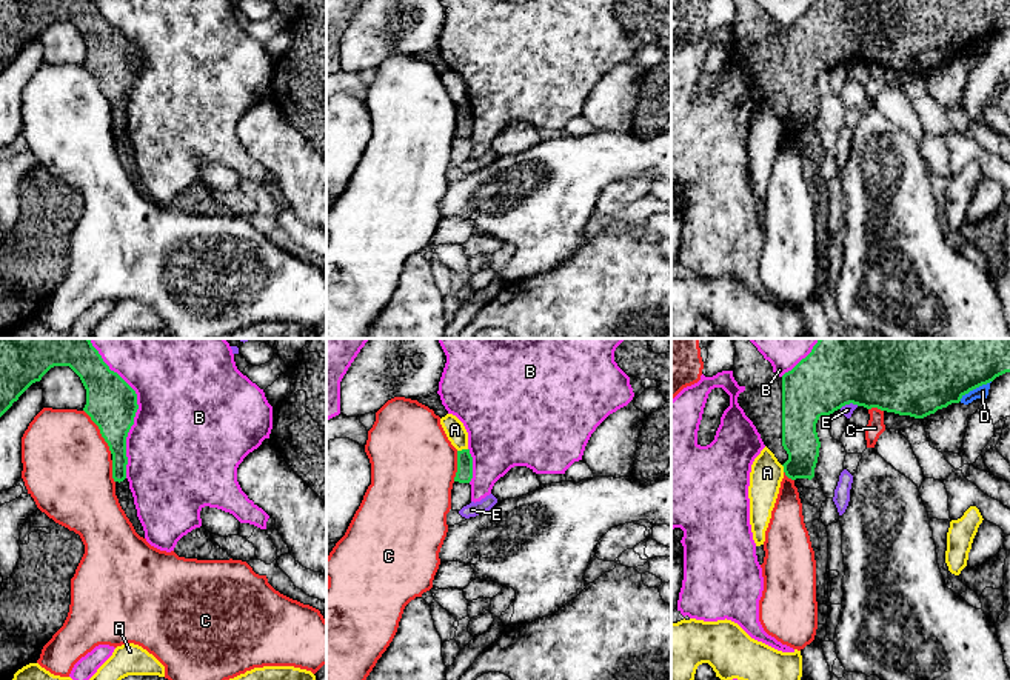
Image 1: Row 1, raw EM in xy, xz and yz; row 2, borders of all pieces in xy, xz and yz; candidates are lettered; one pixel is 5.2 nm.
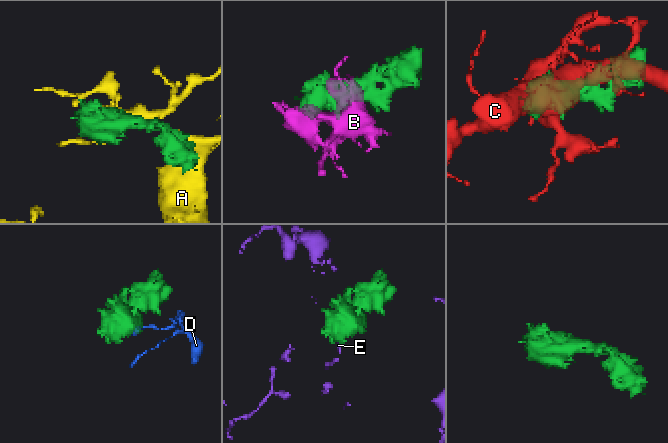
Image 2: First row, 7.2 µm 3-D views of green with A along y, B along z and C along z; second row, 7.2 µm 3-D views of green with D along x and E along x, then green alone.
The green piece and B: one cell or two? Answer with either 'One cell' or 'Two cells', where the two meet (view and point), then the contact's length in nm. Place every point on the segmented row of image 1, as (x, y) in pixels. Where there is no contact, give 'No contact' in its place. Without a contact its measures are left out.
Two cells. Touches green at xy (137, 408). Shared border 750 nm

